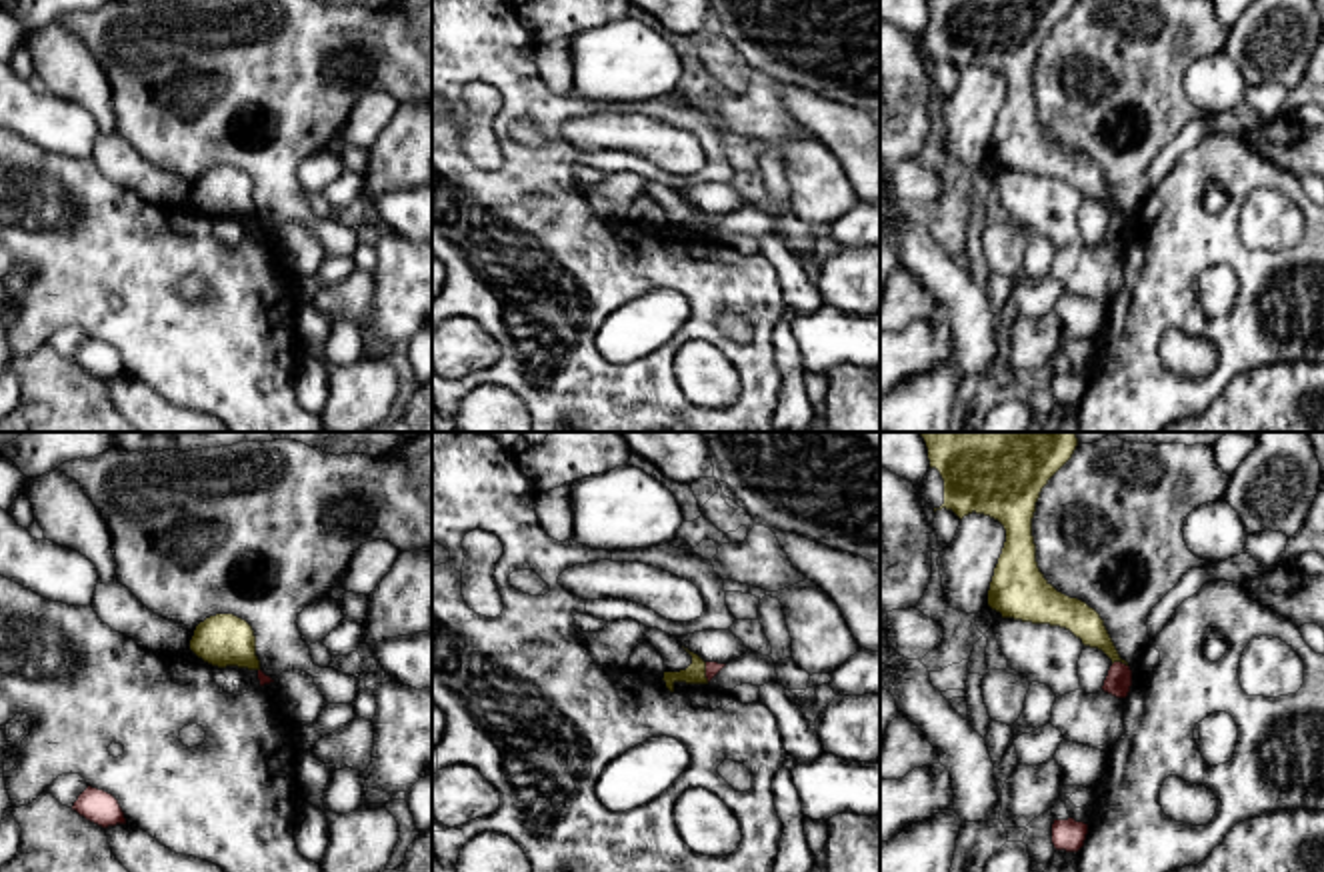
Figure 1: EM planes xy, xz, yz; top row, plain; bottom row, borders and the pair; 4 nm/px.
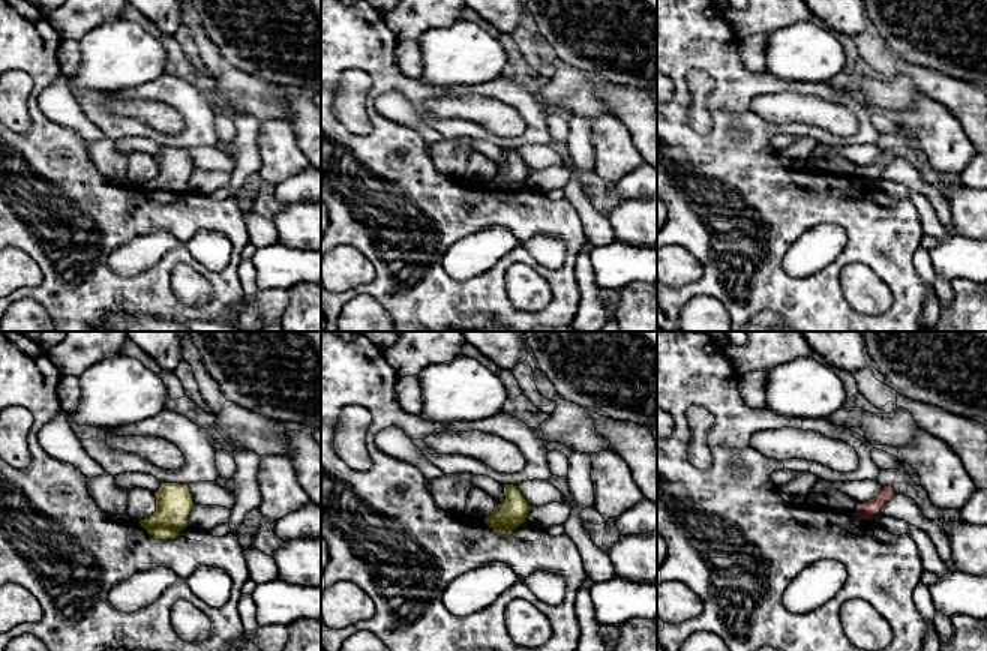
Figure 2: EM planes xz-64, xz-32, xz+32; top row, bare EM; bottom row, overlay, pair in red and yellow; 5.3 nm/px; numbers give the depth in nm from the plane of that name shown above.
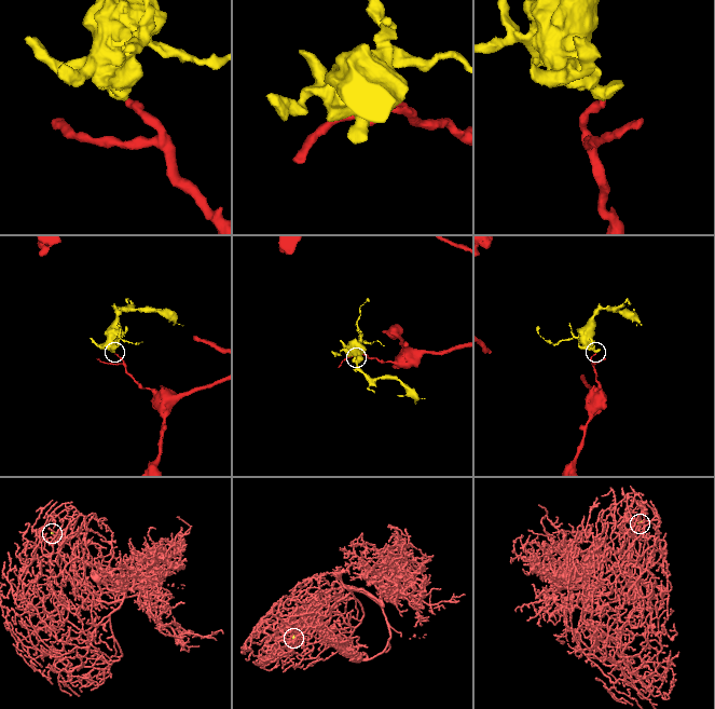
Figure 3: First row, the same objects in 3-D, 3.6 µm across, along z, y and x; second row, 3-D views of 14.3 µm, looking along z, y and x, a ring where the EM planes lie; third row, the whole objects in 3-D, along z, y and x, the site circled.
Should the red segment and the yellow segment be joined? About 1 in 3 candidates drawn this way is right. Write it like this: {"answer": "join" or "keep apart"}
{"answer": "keep apart"}

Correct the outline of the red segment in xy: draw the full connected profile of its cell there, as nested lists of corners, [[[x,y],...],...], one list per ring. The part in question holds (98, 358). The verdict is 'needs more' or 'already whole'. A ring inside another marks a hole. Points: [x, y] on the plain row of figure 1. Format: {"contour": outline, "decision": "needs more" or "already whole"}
{"contour": [[[88,338],[78,352],[74,354],[72,362],[76,362],[86,372],[108,380],[116,376],[126,376],[124,364],[118,352],[98,340]]], "decision": "already whole"}

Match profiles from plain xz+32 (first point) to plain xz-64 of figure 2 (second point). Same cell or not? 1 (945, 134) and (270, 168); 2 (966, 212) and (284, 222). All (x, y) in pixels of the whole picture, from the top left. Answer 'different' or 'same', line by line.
1: same
2: same

